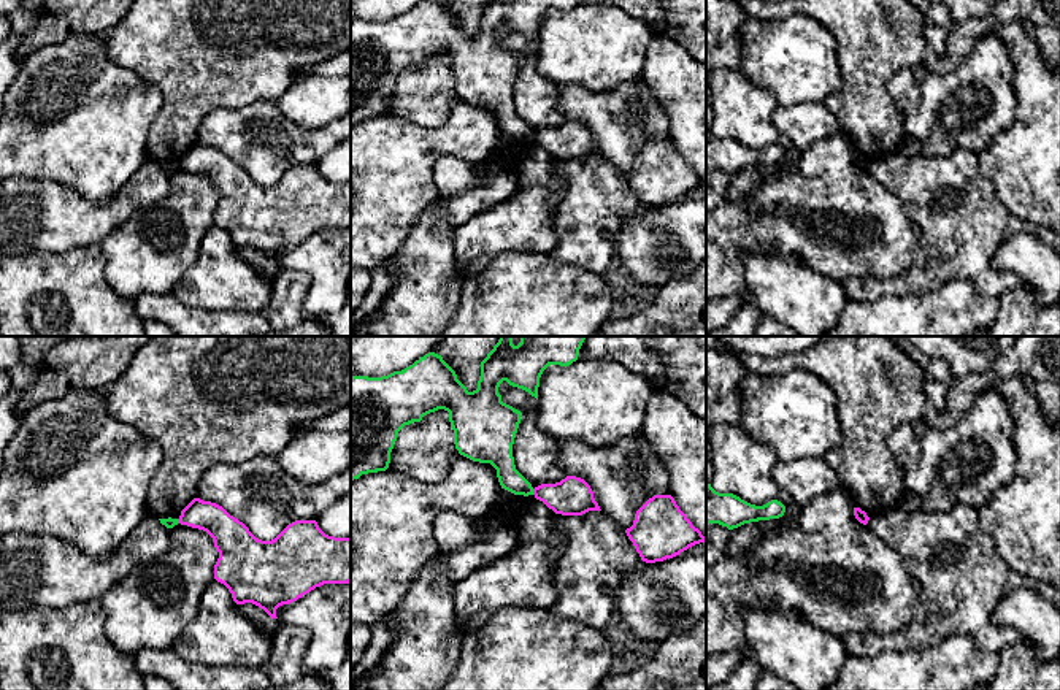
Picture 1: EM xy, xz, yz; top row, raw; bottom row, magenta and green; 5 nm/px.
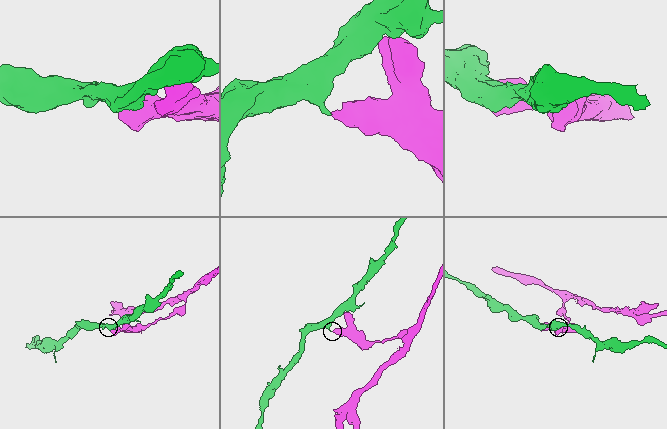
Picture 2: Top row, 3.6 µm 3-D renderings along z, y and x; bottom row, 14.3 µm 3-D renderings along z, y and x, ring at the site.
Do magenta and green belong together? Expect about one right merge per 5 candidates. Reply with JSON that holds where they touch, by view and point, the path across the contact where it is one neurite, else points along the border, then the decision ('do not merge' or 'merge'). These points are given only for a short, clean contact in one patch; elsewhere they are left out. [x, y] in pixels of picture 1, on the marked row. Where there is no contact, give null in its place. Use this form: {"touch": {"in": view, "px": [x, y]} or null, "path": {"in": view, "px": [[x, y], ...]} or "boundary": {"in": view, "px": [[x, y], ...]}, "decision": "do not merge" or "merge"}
{"touch": {"in": "xz", "px": [533, 492]}, "boundary": {"in": "xz", "px": [[532, 489], [533, 494]]}, "decision": "do not merge"}

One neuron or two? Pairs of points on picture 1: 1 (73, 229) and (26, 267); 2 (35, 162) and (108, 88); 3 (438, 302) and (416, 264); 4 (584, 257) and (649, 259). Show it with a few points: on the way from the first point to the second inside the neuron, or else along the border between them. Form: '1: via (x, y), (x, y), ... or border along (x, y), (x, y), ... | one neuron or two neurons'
1: border along (80, 246), (16, 256) | two neurons
2: via (53, 143), (89, 107) | one neuron
3: via (429, 292), (429, 276), (426, 273) | one neuron
4: border along (624, 221), (613, 257) | two neurons

